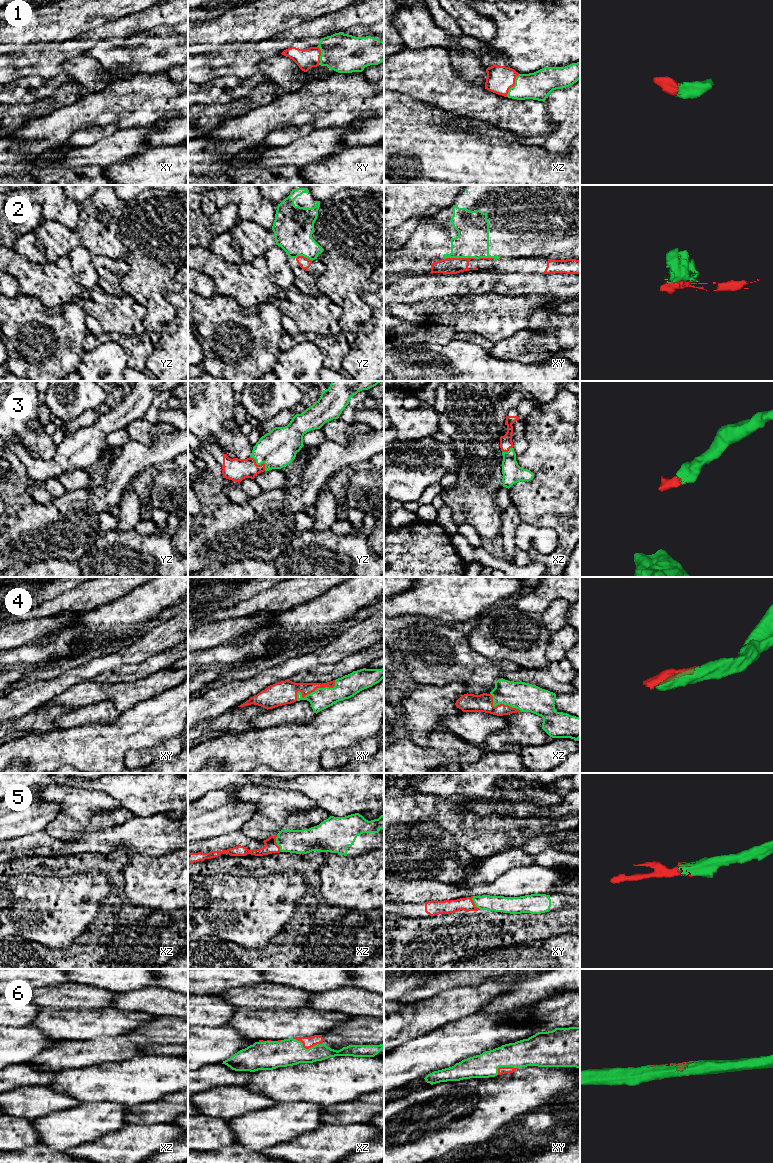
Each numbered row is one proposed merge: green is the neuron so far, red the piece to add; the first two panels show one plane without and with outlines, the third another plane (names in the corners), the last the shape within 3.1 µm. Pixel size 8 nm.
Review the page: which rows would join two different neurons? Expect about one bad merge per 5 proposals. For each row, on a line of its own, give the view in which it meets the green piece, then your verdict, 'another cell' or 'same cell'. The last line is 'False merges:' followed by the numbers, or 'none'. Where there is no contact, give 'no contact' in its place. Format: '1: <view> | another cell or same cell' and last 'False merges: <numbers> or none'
1: xz | same cell
2: xy | another cell
3: yz | same cell
4: xy | same cell
5: xz | same cell
6: xz | same cell
False merges: 2

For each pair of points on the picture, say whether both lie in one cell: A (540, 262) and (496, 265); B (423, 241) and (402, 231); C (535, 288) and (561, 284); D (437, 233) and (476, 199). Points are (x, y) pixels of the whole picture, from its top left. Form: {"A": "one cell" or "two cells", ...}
{"A": "one cell", "B": "two cells", "C": "one cell", "D": "one cell"}

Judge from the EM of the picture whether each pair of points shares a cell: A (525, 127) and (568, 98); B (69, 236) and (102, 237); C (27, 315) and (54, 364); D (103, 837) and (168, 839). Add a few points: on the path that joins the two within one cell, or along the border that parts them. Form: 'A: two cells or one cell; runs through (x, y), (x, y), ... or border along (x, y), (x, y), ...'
A: two cells; border along (544, 102), (547, 117), (557, 126), (537, 135)
B: one cell; runs through (77, 236), (94, 236)
C: one cell; runs through (43, 321), (56, 329), (60, 336), (60, 348)
D: one cell; runs through (119, 837), (152, 837)

